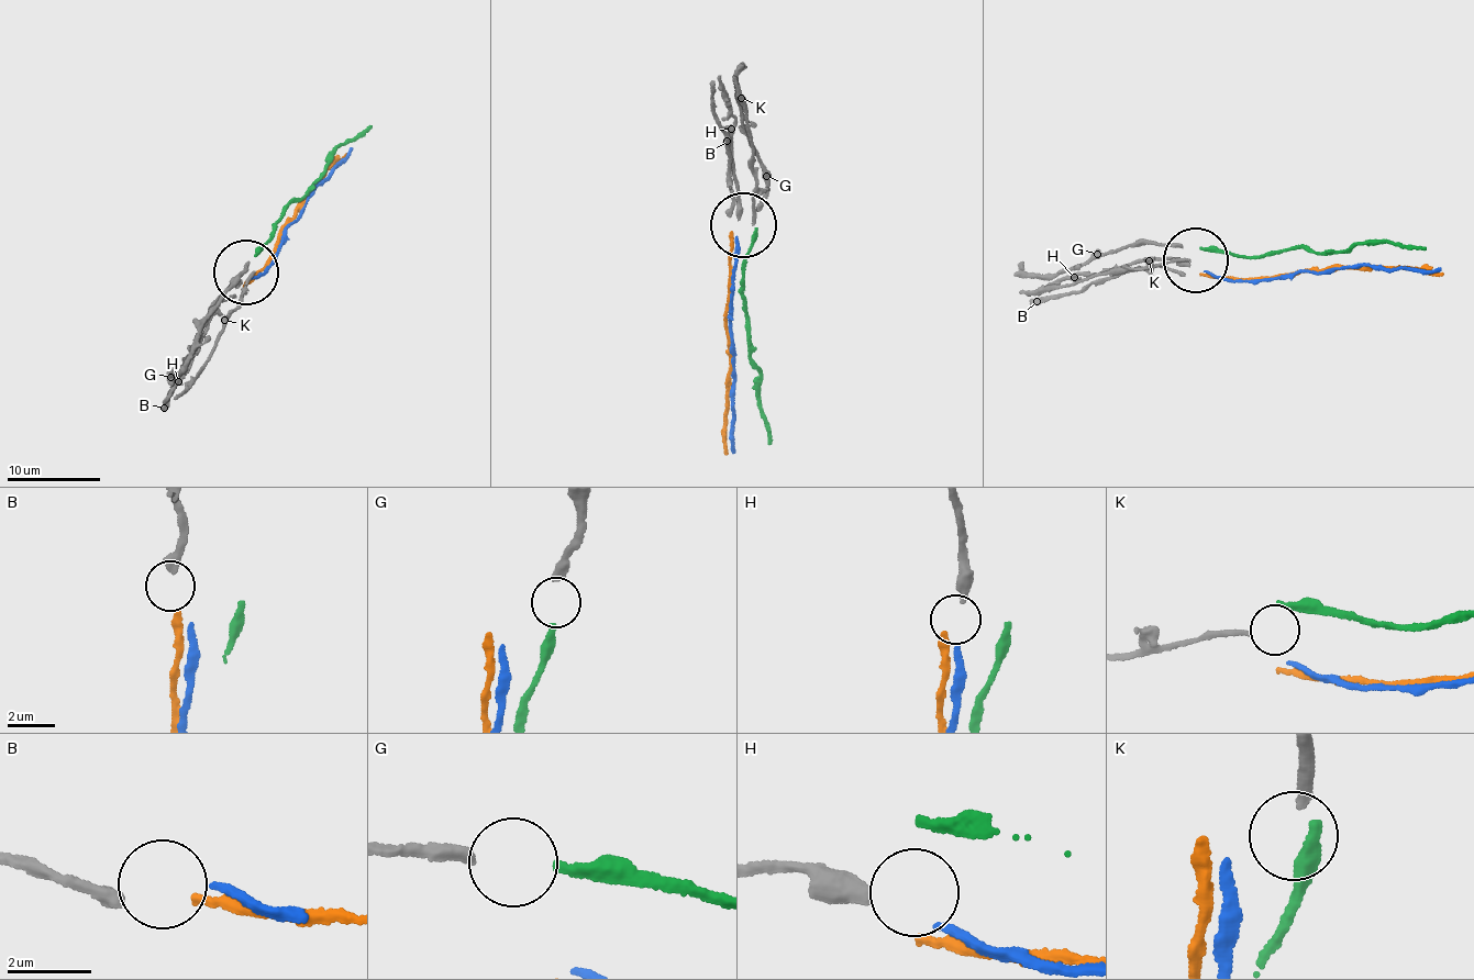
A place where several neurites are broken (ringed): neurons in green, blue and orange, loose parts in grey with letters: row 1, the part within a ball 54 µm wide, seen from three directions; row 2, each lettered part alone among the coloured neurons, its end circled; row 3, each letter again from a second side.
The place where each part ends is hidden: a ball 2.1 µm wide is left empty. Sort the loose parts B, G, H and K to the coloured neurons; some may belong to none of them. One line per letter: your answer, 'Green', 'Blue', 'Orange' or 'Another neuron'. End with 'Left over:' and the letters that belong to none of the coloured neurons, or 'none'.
B: Orange
G: Green
H: Another neuron
K: Another neuron
Left over: H, K

